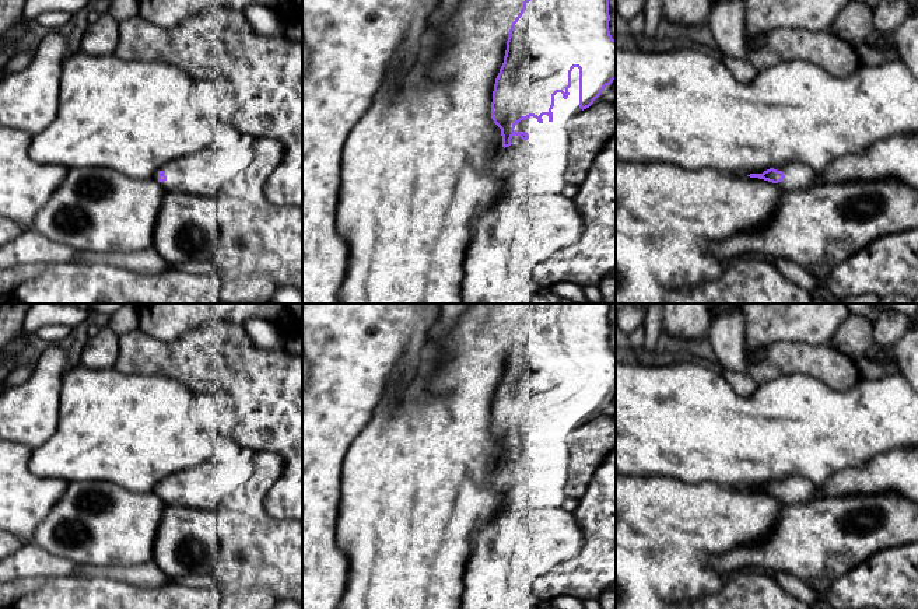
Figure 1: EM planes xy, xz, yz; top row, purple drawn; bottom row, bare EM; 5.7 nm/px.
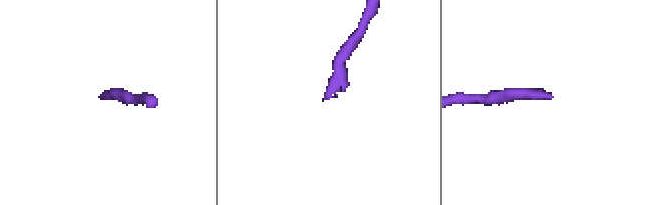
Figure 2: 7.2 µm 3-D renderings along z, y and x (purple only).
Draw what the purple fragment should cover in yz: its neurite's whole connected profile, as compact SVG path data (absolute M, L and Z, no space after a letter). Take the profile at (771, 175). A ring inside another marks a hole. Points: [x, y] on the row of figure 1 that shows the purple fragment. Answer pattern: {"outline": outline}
{"outline": "M918 132L882 139L861 154L849 154L833 161L823 172L802 162L789 162L747 176L772 182L785 192L820 183L884 179L894 179L918 190Z"}

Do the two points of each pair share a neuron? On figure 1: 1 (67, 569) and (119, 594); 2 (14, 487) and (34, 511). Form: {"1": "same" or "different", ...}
{"1": "different", "2": "same"}

